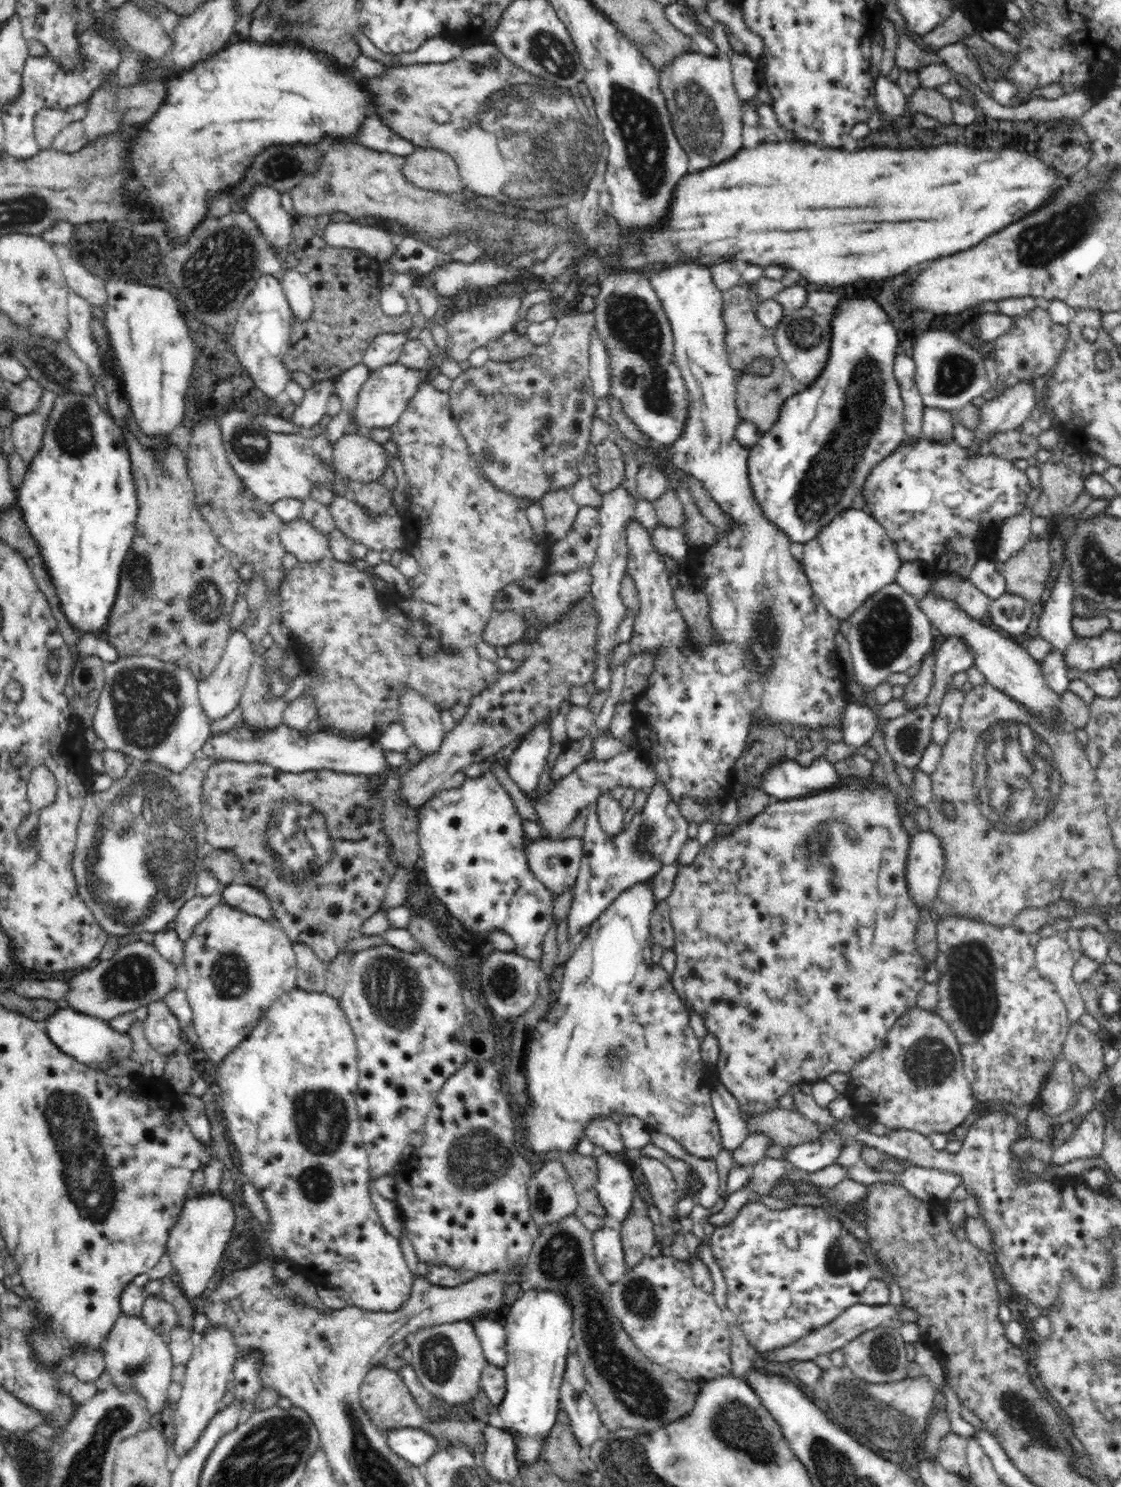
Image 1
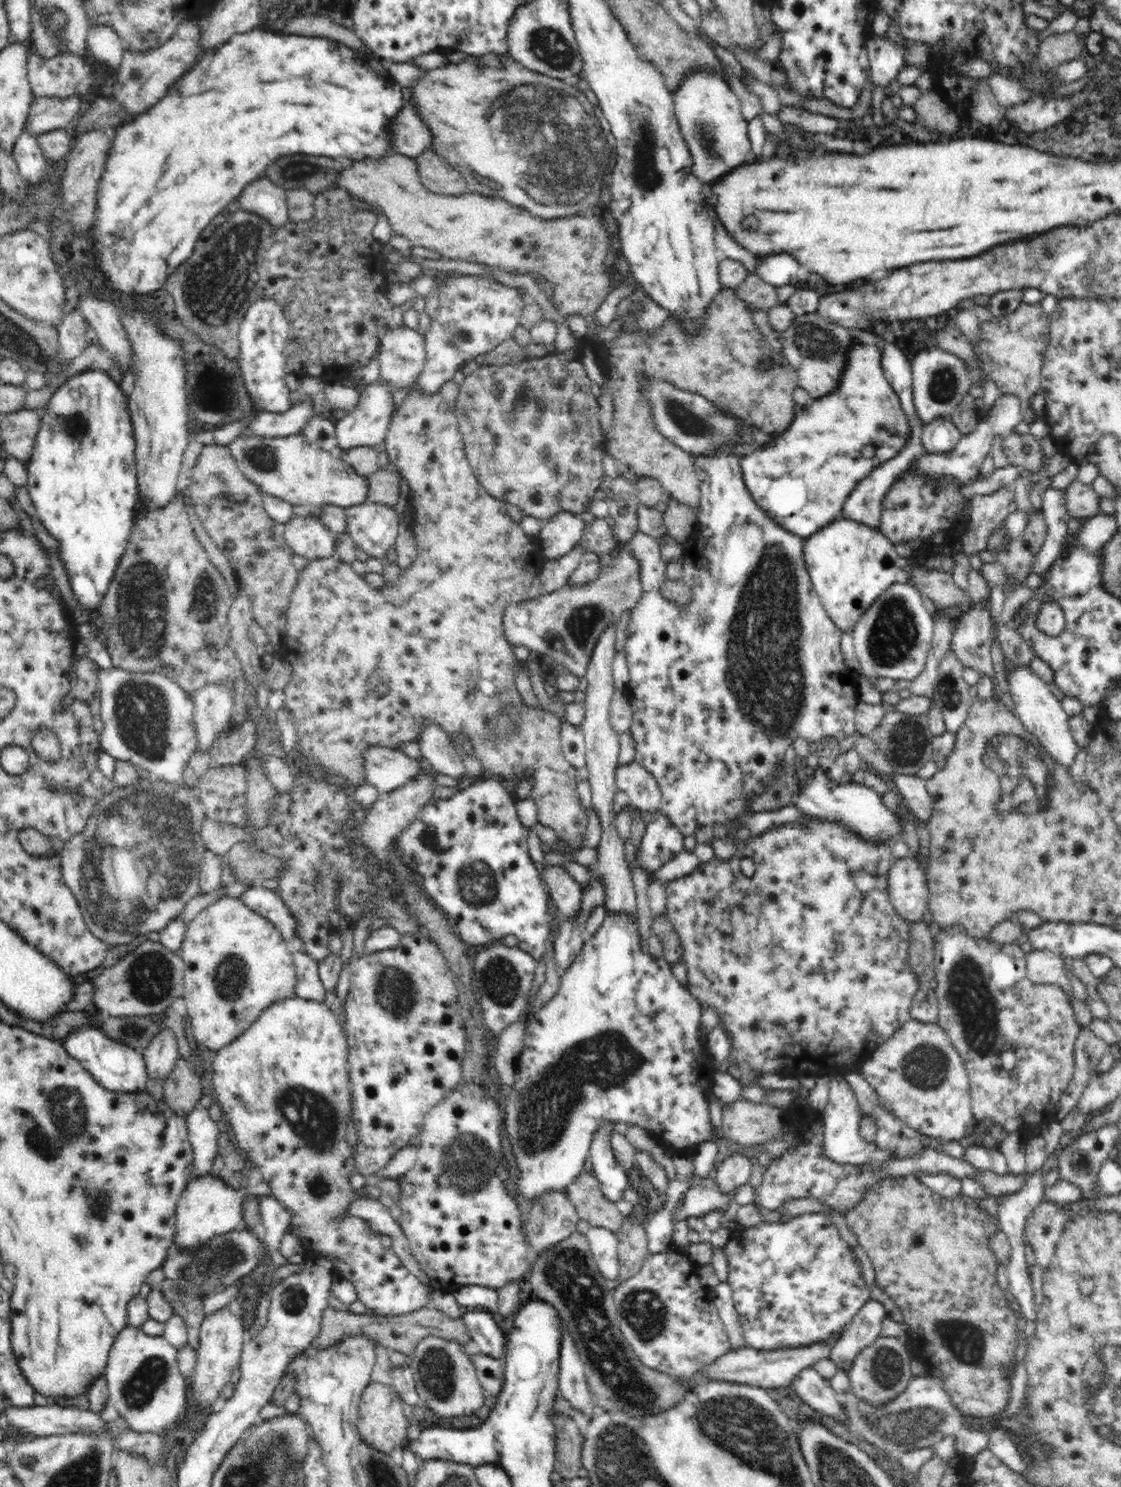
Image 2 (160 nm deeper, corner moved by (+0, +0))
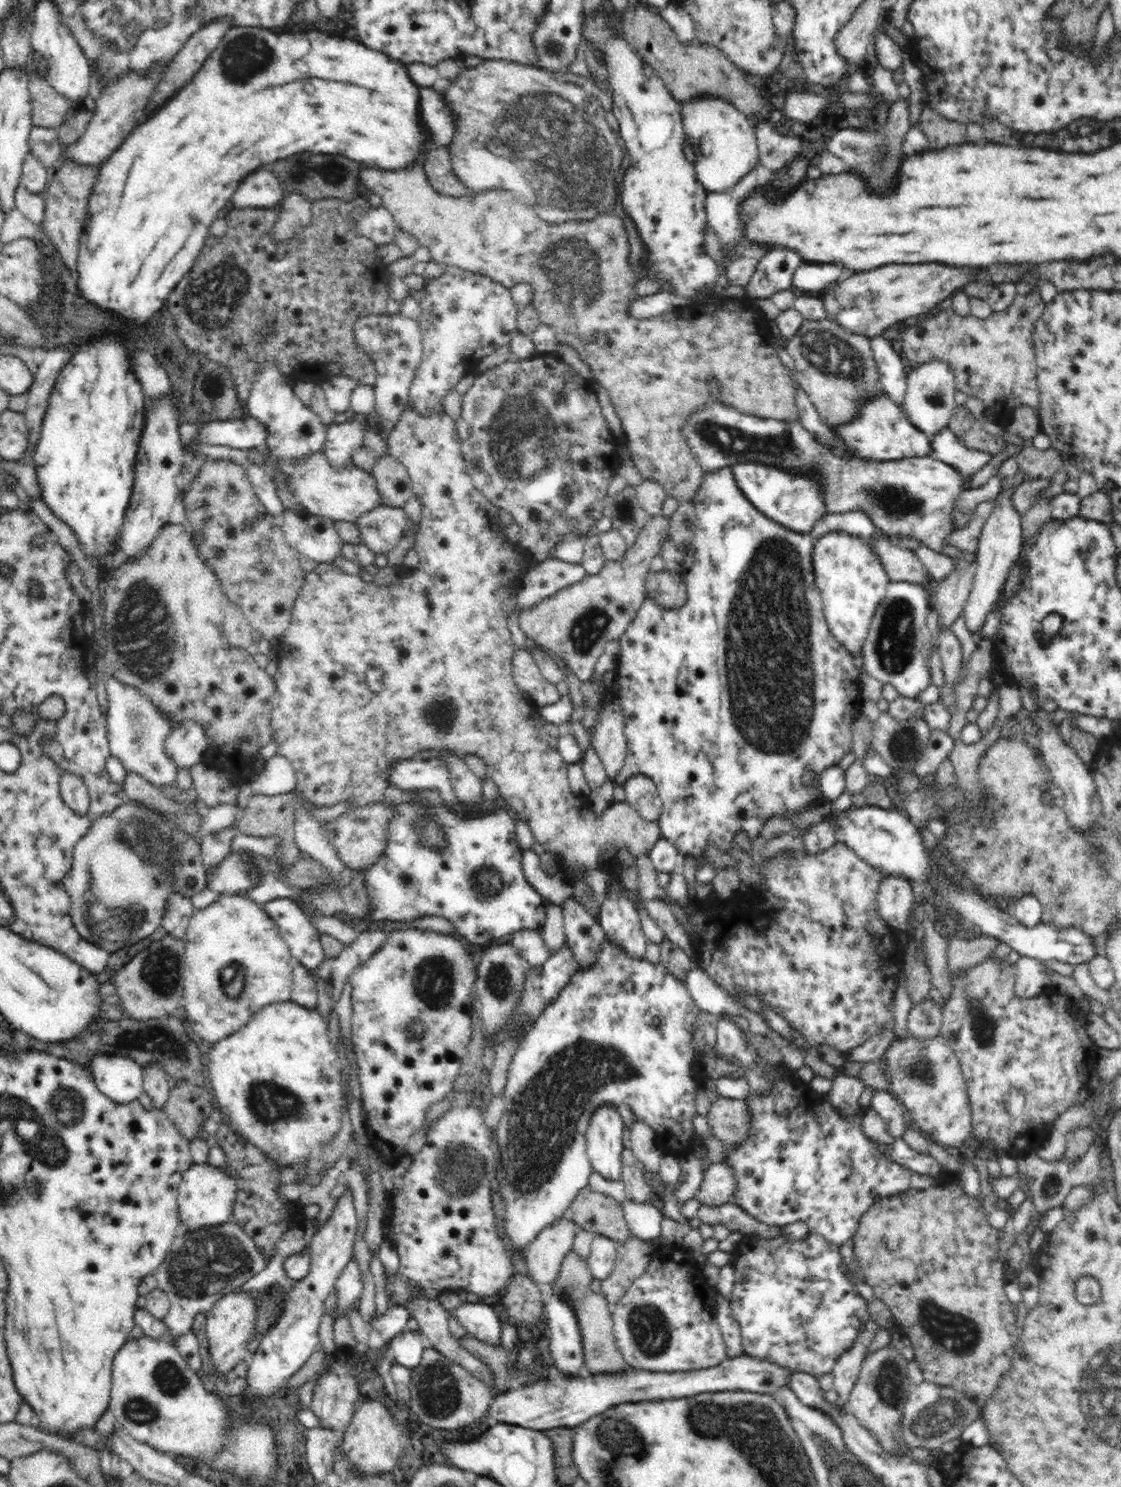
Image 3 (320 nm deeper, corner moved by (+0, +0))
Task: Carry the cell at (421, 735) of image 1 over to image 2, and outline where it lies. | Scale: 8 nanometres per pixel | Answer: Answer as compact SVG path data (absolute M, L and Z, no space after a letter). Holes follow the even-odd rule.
M426 724L420 734L420 749L426 762L440 774L464 780L467 770L447 732L437 724Z

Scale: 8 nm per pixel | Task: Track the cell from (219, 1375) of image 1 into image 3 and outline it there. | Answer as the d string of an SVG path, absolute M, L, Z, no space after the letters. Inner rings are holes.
M236 1290L219 1298L214 1306L205 1313L206 1335L209 1340L209 1350L213 1370L210 1375L217 1372L219 1377L231 1377L233 1369L244 1361L249 1361L248 1340L254 1331L256 1322L256 1300L252 1292Z

